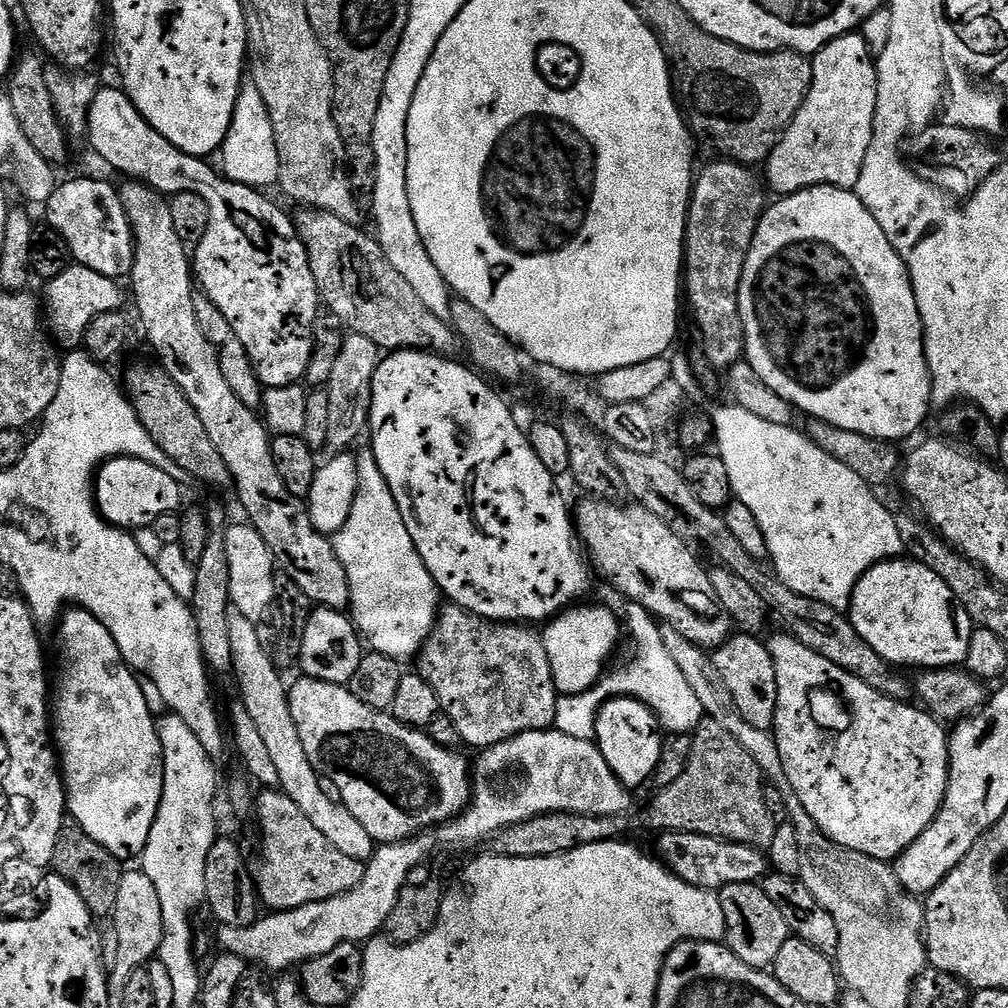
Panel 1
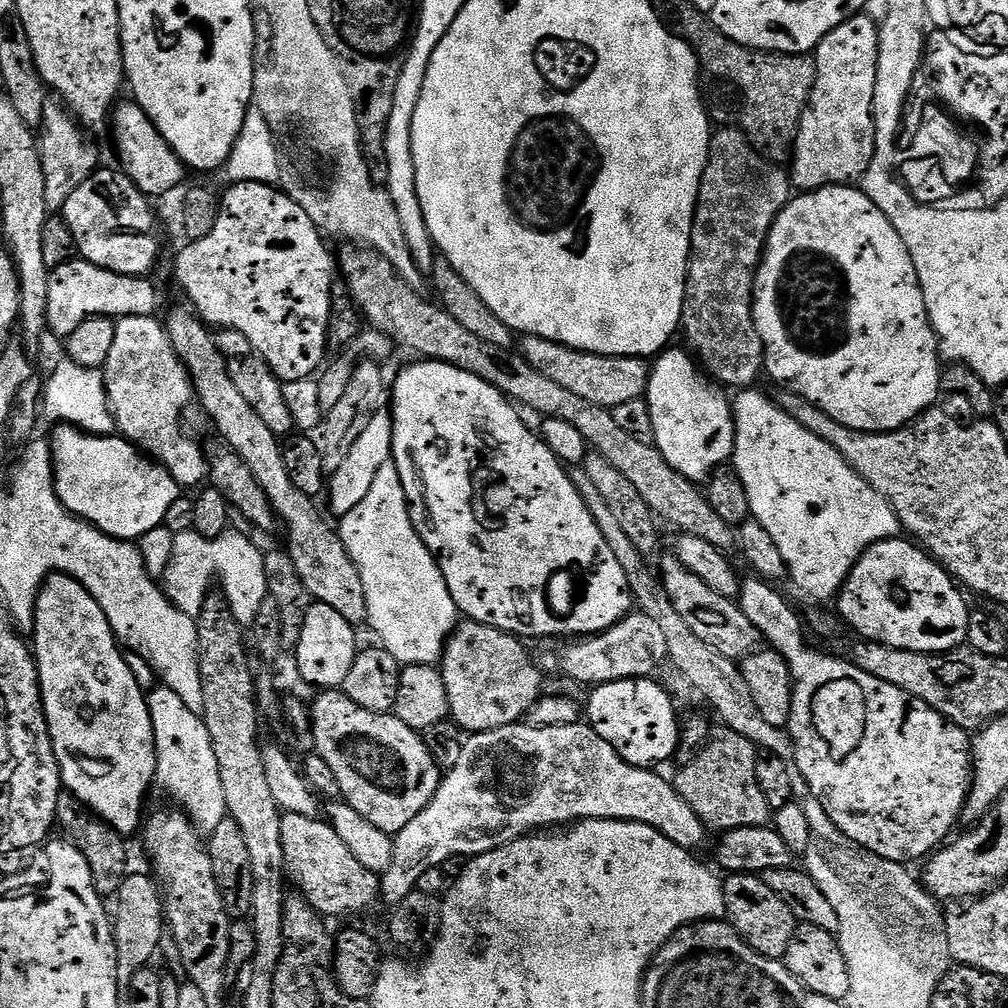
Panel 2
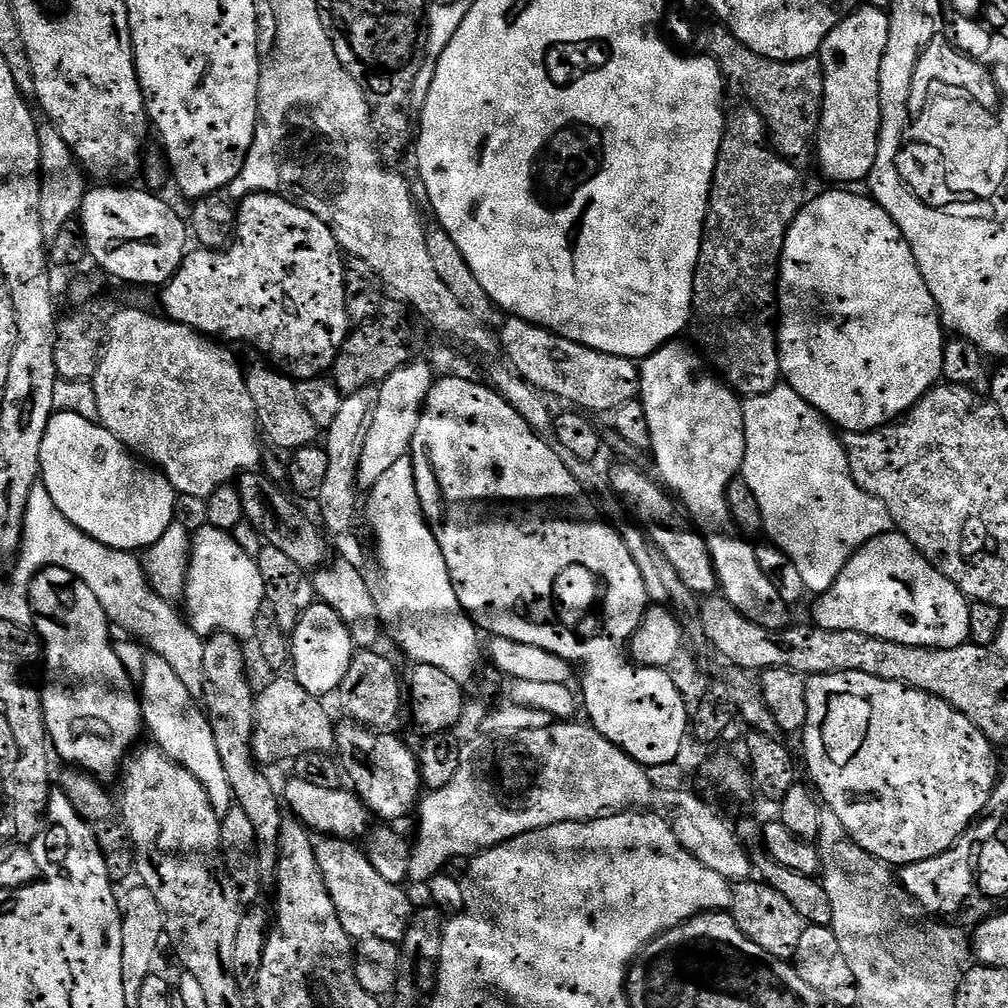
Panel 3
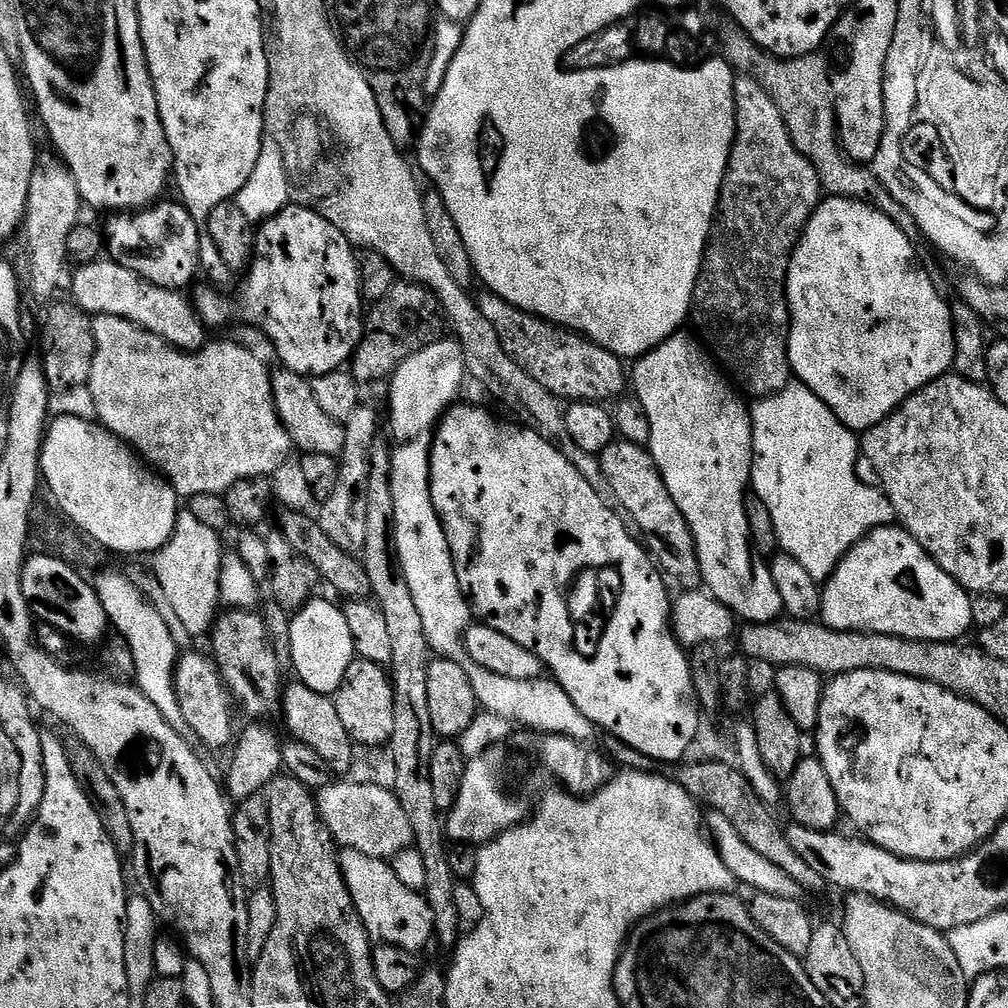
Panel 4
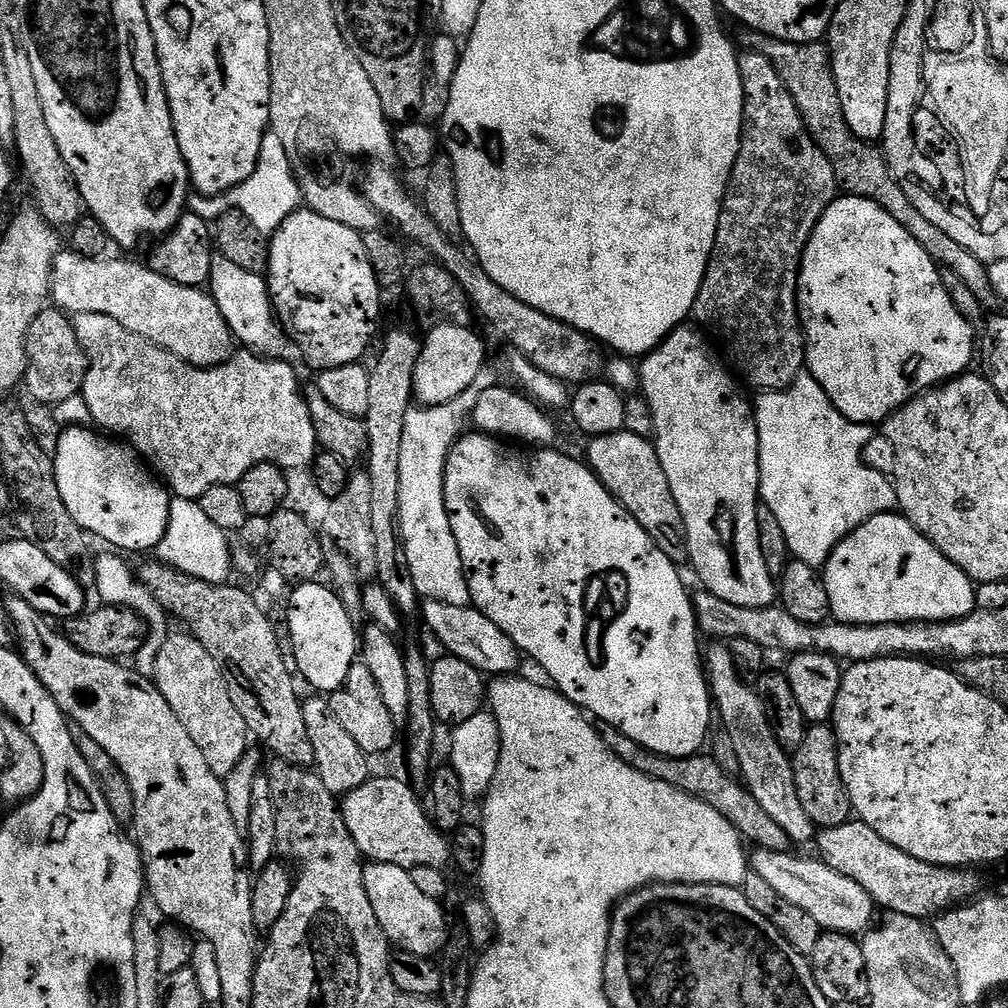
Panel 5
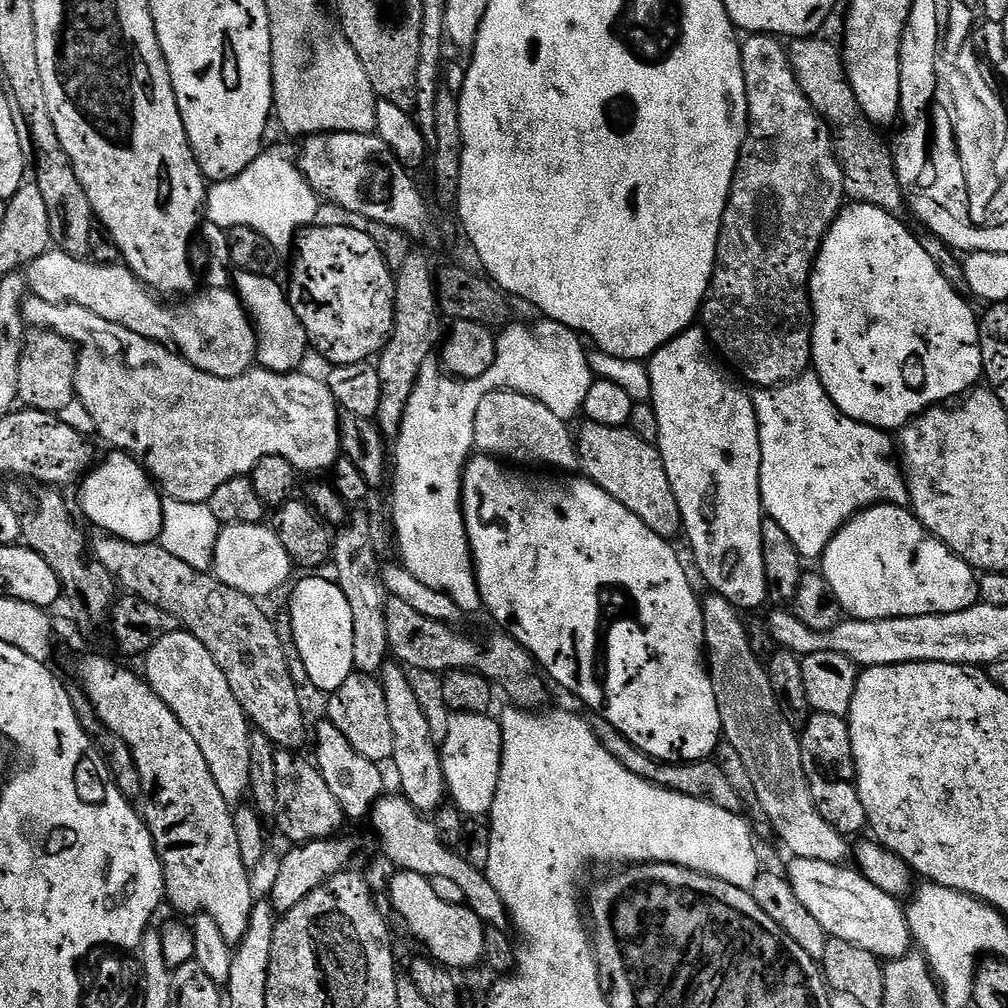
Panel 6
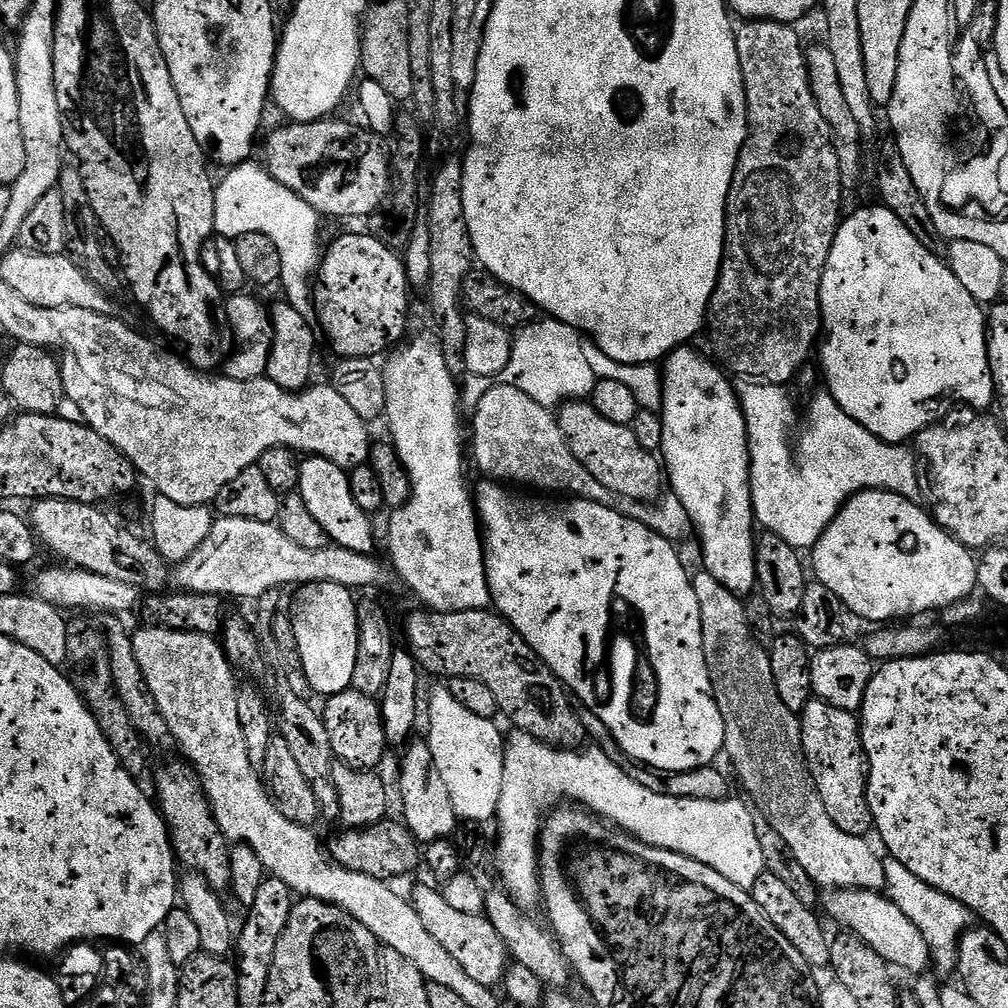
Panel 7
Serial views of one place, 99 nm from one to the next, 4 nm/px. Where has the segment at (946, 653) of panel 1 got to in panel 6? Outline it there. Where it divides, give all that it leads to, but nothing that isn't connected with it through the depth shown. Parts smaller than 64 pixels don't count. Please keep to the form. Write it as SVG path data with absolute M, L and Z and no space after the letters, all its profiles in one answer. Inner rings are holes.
M876 504L856 513L834 534L822 557L822 575L830 582L834 598L853 620L893 620L926 614L954 614L978 600L978 576L966 561L927 532L916 513L893 504Z

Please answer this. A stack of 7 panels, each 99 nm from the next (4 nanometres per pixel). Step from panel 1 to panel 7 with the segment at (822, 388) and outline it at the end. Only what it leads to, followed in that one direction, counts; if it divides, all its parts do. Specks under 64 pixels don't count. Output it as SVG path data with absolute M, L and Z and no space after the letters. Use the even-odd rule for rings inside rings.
M877 206L877 208L860 208L853 216L845 215L840 221L840 229L836 231L834 238L834 246L830 250L830 258L828 265L824 268L824 277L822 278L822 286L820 287L820 314L822 317L822 343L818 348L818 356L820 352L820 364L824 367L824 376L822 372L822 380L825 380L826 391L834 398L834 402L838 402L838 406L842 406L842 410L846 410L846 414L850 414L850 418L854 418L854 422L858 422L862 426L866 426L866 430L870 430L870 434L874 434L879 440L885 440L888 444L904 444L926 431L927 428L939 425L940 420L948 411L951 410L952 404L969 404L972 408L988 408L993 407L994 401L997 399L996 383L992 380L992 371L988 365L988 325L986 323L986 312L978 301L975 300L963 287L962 282L958 282L958 278L954 278L954 274L949 270L947 263L943 259L930 254L926 247L922 246L918 239L914 238L914 234L903 225L902 219L898 215L892 213L888 208Z

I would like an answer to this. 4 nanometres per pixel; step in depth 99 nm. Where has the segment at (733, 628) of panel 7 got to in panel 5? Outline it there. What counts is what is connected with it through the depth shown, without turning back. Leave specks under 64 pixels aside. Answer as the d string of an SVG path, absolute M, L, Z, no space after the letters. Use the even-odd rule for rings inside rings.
M716 642L706 652L706 672L710 677L710 695L714 701L718 720L724 723L728 731L728 740L732 743L732 752L740 763L739 775L746 785L748 793L774 818L792 839L793 845L813 843L818 829L810 822L806 810L802 810L802 802L798 802L798 790L794 782L796 771L792 768L792 756L784 751L783 746L772 729L770 718L766 714L766 706L758 698L755 687L751 683L744 684L745 677L736 670L736 660L730 654L728 644Z

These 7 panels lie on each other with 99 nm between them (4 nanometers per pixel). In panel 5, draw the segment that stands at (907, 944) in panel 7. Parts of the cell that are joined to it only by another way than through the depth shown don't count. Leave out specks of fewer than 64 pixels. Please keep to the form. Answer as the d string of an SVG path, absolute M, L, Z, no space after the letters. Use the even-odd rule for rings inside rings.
M753 851L750 856L751 871L758 878L762 878L777 894L782 894L782 898L786 898L786 902L798 906L798 910L806 910L806 914L810 914L810 918L814 918L814 922L818 922L818 926L824 932L839 932L842 936L856 938L867 933L873 927L872 915L877 915L878 909L872 903L870 894L866 894L866 890L862 890L862 886L858 886L858 882L850 882L850 878L830 870L830 866L826 866L824 861L819 858L798 860L792 855L788 852Z

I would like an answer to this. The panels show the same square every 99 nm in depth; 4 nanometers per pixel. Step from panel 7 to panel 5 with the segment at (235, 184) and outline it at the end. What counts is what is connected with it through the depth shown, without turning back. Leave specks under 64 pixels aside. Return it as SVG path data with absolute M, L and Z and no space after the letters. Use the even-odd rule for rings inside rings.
M271 130L264 133L262 146L260 147L260 157L256 163L254 174L246 178L246 182L239 184L237 188L231 188L223 196L213 196L203 201L204 209L199 209L198 215L209 222L215 222L223 212L229 209L246 214L258 230L265 234L271 234L290 218L301 207L302 197L300 187L296 181L296 175L292 172L290 158L286 158L286 150L278 138Z

